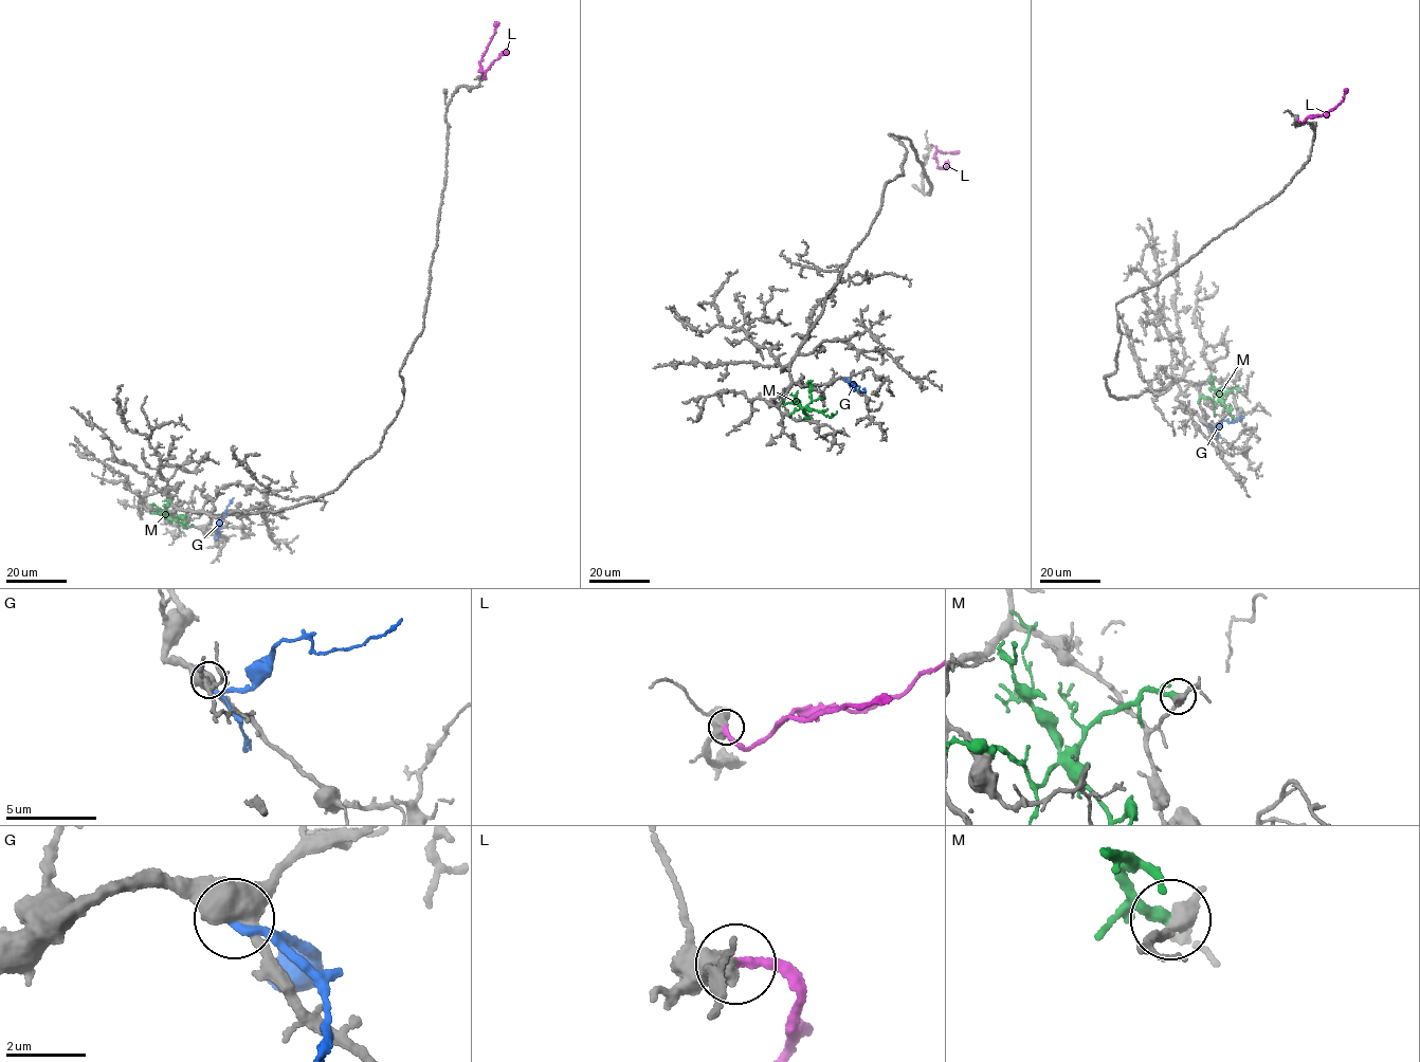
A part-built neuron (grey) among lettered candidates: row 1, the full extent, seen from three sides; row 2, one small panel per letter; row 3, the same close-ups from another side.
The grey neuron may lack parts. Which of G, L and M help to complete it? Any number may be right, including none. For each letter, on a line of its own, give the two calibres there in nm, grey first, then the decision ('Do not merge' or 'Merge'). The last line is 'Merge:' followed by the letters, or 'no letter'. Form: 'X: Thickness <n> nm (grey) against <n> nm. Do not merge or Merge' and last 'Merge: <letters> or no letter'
G: Thickness 460 nm (grey) against 280 nm. Do not merge
L: Thickness 480 nm (grey) against 260 nm. Merge
M: Thickness 360 nm (grey) against 380 nm. Do not merge
Merge: L

